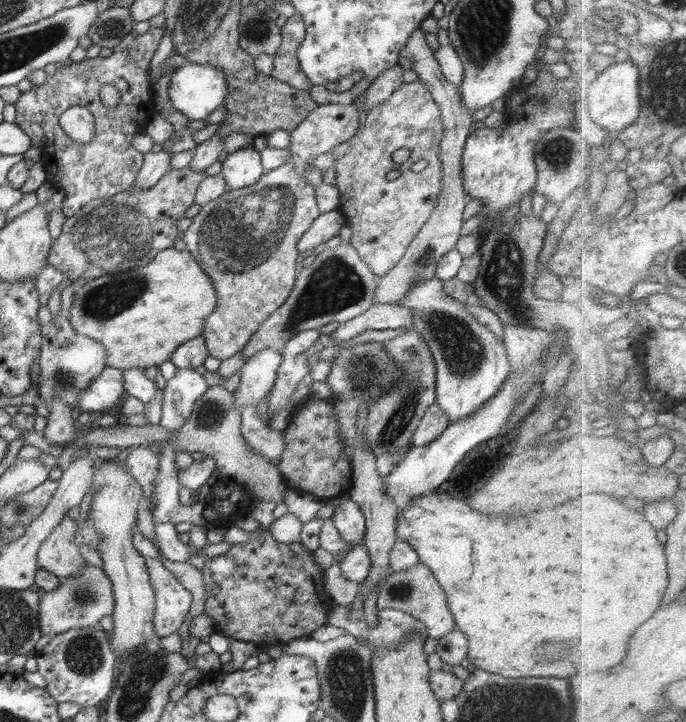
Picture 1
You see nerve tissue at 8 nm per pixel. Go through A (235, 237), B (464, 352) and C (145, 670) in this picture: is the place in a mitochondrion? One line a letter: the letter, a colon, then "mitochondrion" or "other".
A: mitochondrion
B: mitochondrion
C: mitochondrion

